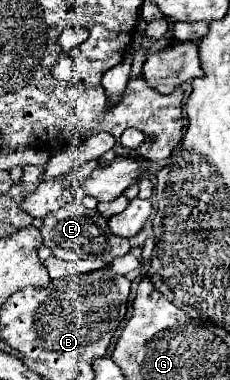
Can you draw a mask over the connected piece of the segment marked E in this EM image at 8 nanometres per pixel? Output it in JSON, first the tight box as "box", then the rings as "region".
{"box":[40,200,130,264],"region":[[[74,200],[56,212],[50,212],[40,226],[40,234],[44,240],[44,246],[52,250],[52,254],[60,260],[82,260],[82,258],[94,258],[104,264],[112,264],[114,258],[120,258],[128,254],[130,242],[128,238],[118,238],[110,234],[108,218],[102,218],[98,210],[88,210],[82,206],[80,200]]]}

